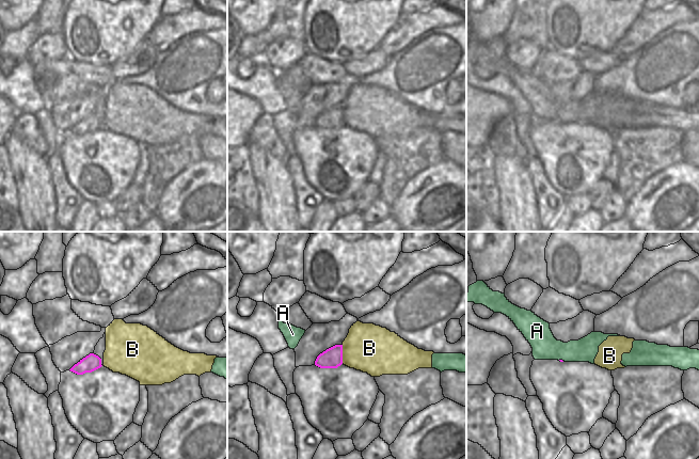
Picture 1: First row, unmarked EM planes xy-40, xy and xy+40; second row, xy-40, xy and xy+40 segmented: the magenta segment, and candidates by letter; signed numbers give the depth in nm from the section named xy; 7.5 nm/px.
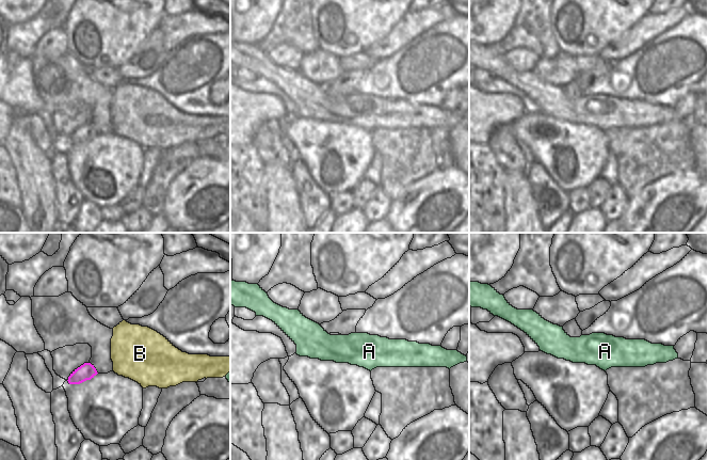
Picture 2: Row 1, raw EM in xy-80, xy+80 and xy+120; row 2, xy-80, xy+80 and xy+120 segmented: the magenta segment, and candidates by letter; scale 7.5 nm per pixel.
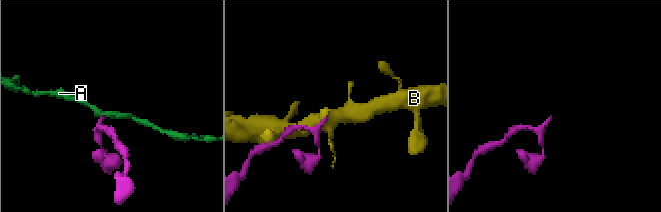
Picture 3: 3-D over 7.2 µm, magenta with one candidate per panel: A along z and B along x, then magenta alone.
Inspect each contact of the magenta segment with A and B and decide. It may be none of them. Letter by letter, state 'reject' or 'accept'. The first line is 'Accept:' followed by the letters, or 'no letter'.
Accept: no letter
A: reject
B: reject

